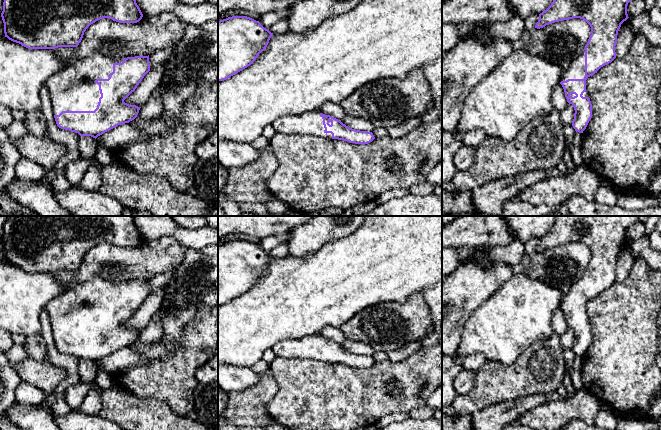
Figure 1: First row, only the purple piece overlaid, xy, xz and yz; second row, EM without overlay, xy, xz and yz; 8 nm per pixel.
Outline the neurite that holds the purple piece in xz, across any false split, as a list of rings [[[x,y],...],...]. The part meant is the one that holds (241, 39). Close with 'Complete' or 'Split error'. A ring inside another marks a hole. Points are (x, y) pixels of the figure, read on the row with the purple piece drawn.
[[[247,16],[218,21],[218,81],[250,66],[265,50],[273,33]]]. Complete

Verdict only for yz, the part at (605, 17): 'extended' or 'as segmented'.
extended

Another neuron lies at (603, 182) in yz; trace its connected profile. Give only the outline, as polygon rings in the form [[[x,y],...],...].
[[[598,177],[598,179],[599,179],[600,186],[607,186],[607,187],[613,189],[618,197],[620,197],[622,195],[634,195],[634,196],[636,196],[636,195],[642,194],[641,191],[635,191],[633,189],[631,189],[629,191],[623,191],[621,189],[617,189],[613,186],[613,184],[609,180],[604,179],[602,177]]]

